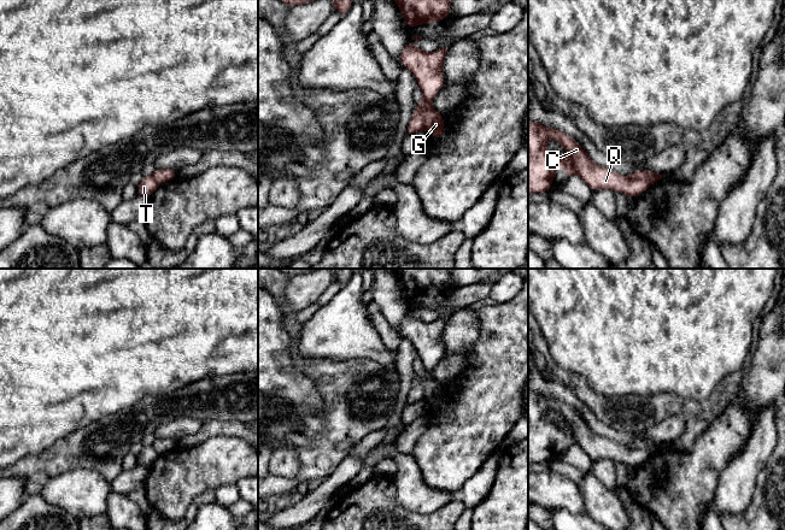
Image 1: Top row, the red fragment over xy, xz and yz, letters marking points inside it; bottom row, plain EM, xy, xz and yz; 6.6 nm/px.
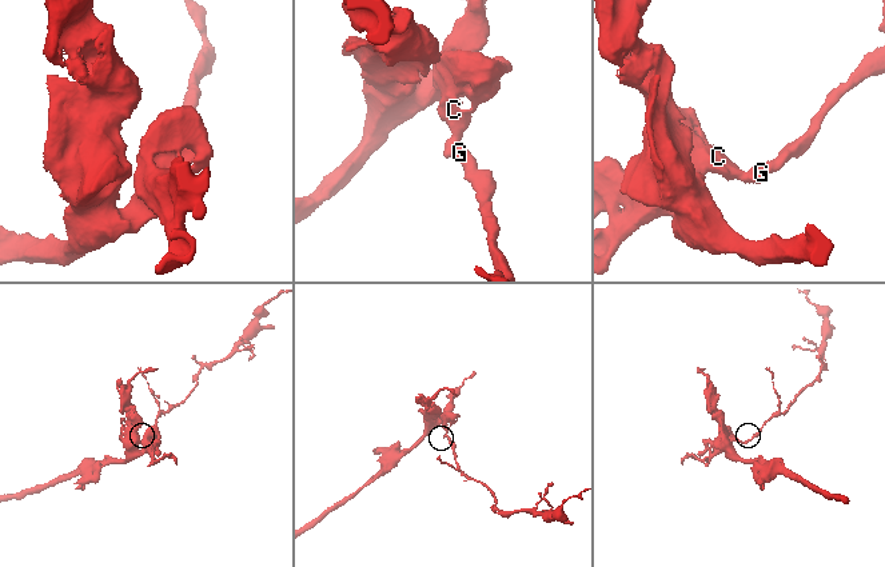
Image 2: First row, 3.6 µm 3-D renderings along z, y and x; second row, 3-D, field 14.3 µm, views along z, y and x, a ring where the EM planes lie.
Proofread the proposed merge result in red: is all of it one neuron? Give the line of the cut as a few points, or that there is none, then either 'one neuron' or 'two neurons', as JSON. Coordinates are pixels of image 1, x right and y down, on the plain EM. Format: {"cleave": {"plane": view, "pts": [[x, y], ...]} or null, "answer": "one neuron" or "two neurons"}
{"cleave": {"plane": "xz", "pts": [[431, 376], [426, 382], [423, 399]]}, "answer": "two neurons"}

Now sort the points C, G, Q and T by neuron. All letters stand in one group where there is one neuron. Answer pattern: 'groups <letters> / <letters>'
groups C Q T / G

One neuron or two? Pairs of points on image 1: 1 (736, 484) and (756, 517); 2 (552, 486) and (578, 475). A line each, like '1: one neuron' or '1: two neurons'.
1: two neurons
2: two neurons

